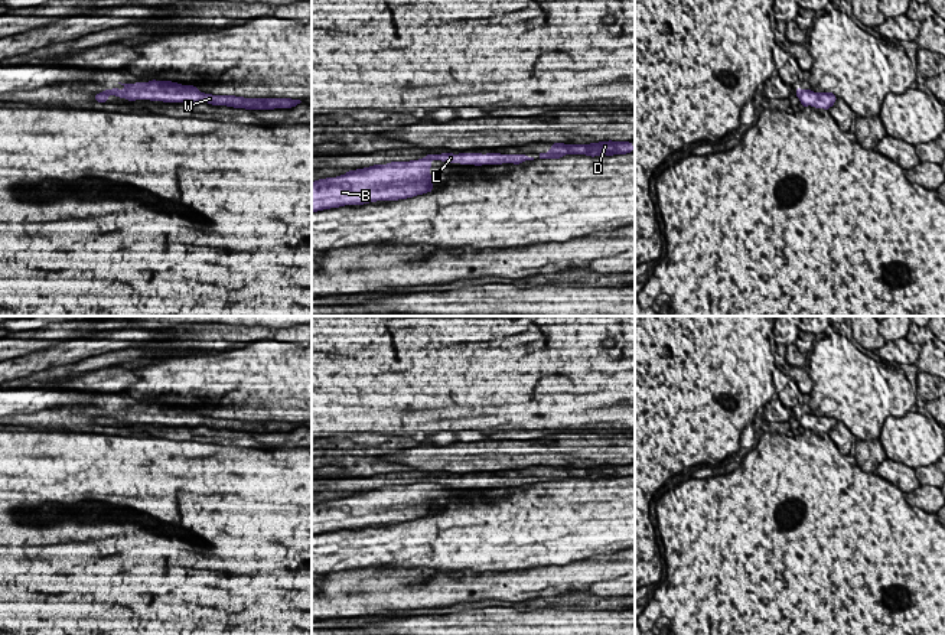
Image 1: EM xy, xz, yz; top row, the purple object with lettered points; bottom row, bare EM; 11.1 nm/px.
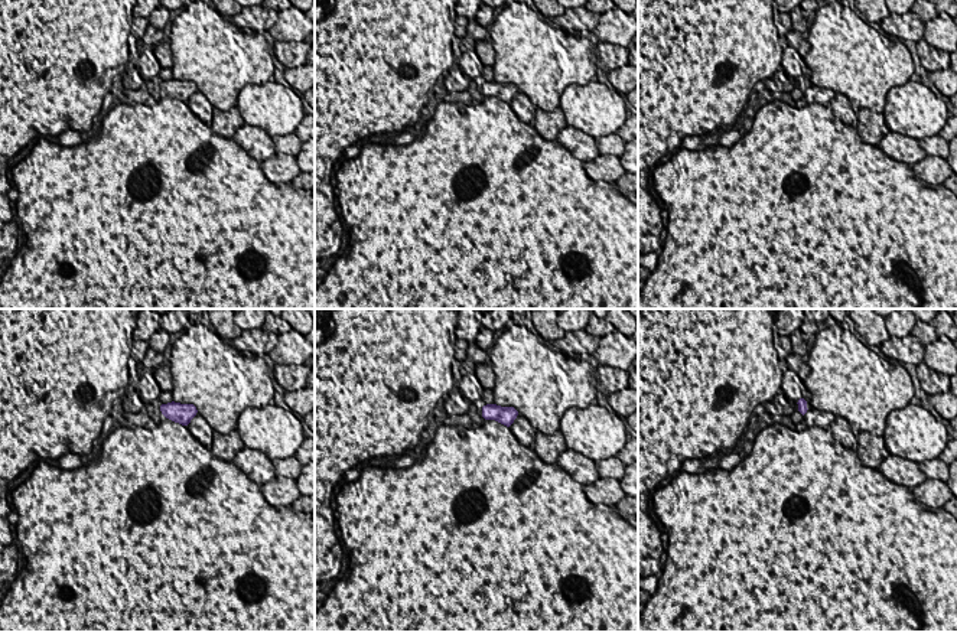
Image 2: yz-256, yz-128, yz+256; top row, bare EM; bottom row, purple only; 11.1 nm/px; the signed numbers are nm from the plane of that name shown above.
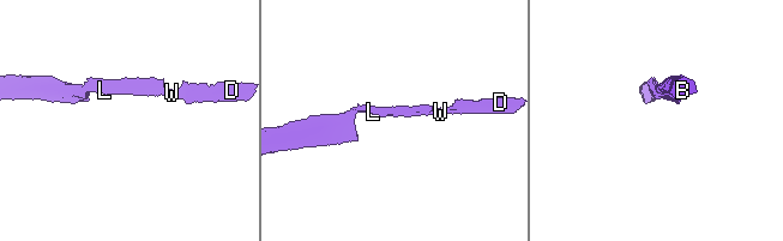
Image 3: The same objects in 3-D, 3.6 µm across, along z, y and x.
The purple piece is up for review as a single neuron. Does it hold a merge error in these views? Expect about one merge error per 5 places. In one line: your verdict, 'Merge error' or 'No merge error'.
Merge error

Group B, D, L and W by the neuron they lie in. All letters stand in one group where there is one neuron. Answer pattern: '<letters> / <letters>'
B / D L W

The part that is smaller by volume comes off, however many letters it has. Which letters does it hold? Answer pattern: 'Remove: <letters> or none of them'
Remove: D, L, W

